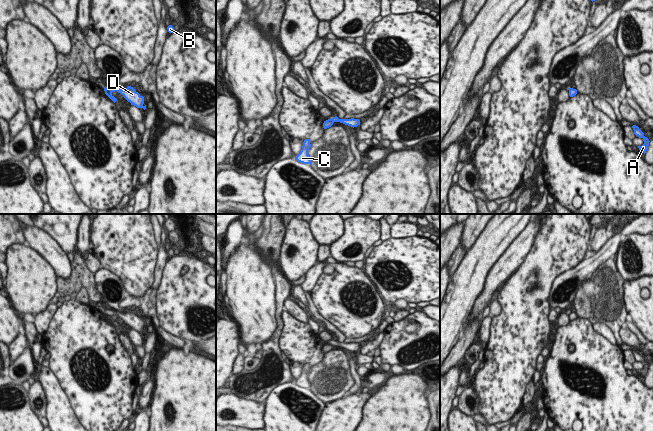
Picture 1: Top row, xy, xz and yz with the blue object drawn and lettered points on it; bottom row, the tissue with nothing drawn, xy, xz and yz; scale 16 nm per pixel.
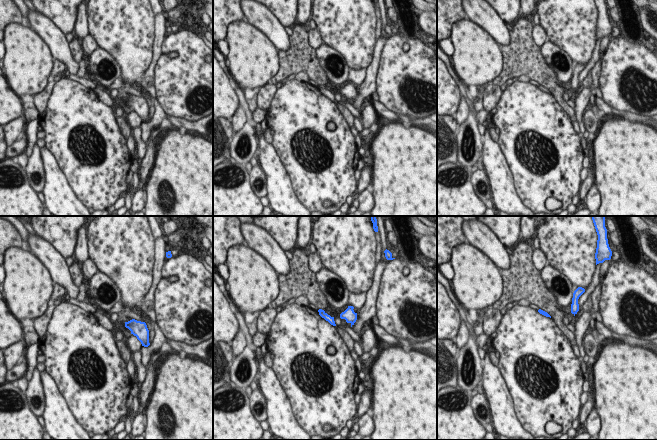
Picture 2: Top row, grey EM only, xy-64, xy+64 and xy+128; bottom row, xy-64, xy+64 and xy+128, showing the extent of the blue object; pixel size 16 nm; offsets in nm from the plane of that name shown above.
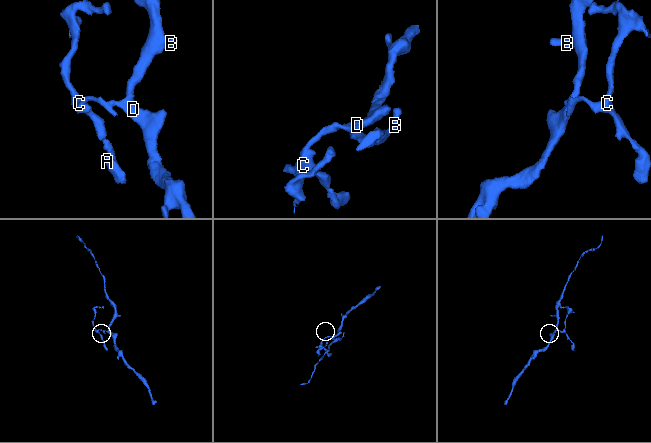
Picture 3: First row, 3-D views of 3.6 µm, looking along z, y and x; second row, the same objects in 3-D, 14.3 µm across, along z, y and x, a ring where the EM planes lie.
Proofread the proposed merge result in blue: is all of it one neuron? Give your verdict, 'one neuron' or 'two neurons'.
two neurons

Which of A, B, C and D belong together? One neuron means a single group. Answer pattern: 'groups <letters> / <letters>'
groups A C / B D

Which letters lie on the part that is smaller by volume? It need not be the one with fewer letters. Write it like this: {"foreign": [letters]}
{"foreign": ["A", "C"]}

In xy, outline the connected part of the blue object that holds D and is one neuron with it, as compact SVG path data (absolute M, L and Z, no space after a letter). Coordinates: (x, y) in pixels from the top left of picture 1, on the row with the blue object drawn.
M110 86L107 88L110 92L117 91L120 93L131 105L136 106L137 108L146 109L146 105L144 106L144 97L141 96L133 87L128 86L126 89L118 88L116 86Z

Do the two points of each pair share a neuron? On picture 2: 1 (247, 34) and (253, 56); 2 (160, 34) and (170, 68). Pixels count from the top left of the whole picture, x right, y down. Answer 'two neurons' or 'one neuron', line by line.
1: one neuron
2: two neurons

